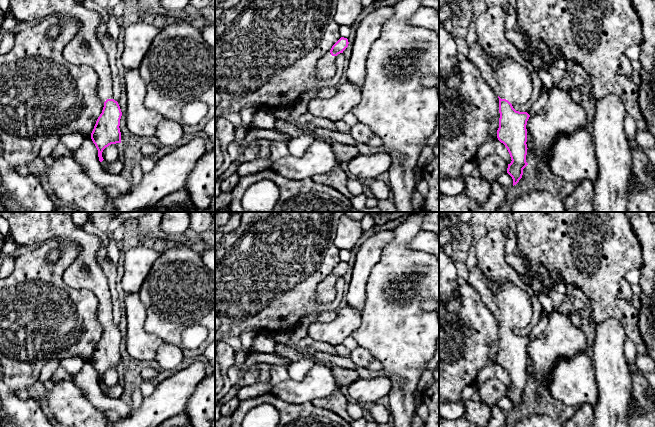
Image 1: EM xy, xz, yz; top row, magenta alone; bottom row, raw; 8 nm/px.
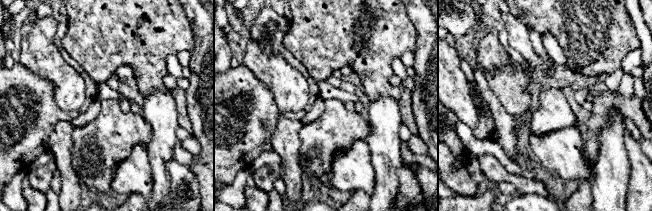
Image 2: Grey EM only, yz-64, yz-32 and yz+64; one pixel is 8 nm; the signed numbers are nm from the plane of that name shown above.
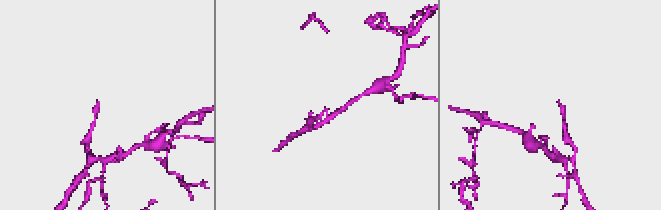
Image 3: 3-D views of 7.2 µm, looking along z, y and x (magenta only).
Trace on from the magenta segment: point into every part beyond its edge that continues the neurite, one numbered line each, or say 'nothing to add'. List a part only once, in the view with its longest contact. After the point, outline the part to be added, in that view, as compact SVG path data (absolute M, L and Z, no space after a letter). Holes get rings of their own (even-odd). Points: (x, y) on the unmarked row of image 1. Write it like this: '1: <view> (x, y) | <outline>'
1: yz (512, 305) | M480 262L469 272L467 283L480 295L484 304L501 322L513 328L524 328L533 317L532 302L527 292L514 284L502 280L499 291L494 294L490 282L484 276Z

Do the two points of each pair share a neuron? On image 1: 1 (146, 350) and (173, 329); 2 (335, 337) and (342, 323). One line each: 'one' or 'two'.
1: two
2: one

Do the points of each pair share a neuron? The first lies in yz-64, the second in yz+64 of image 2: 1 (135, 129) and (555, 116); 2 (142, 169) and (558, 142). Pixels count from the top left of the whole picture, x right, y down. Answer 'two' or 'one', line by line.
1: one
2: one

